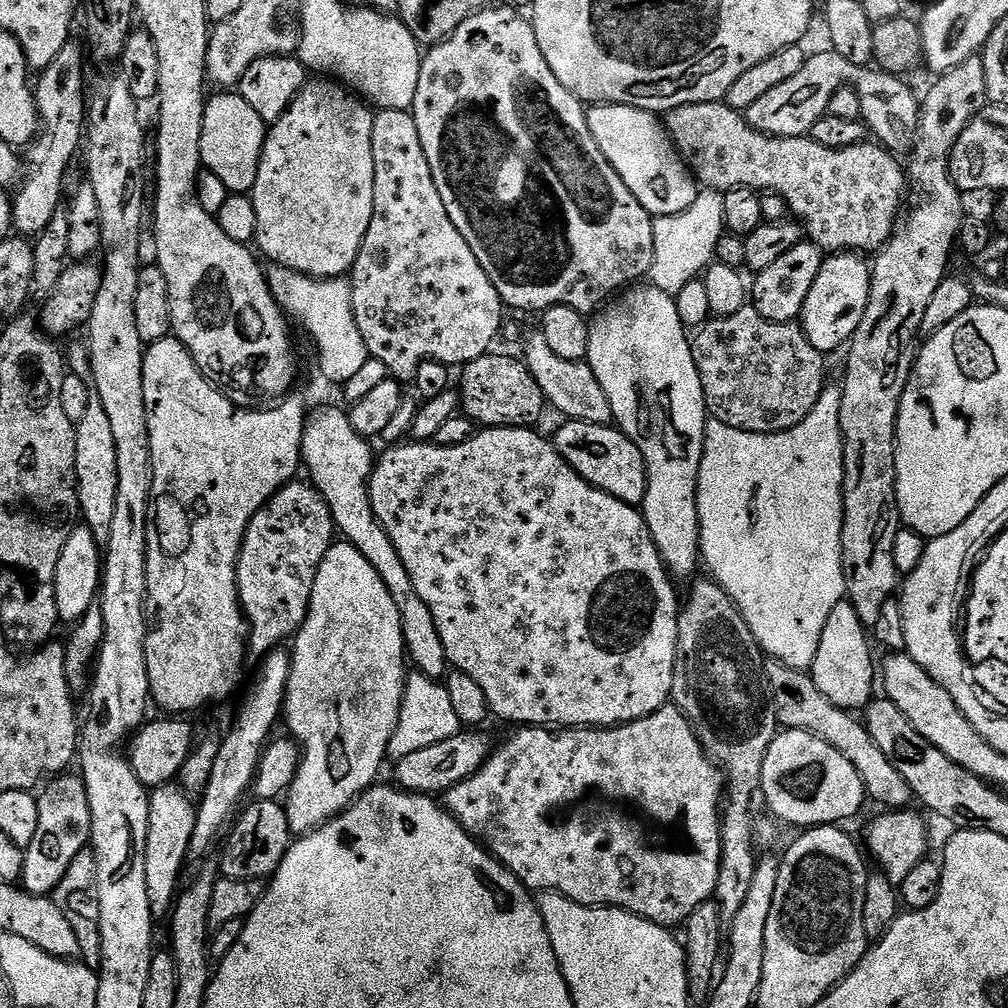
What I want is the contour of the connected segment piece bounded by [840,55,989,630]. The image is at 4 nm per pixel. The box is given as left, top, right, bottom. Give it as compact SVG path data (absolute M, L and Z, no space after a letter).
M974 55L969 60L962 62L958 67L937 75L935 79L936 85L934 85L925 96L922 96L920 123L918 125L918 131L914 137L914 143L910 148L912 165L909 163L906 168L911 183L914 185L914 188L916 184L917 190L924 195L924 200L918 201L912 209L910 209L911 207L907 209L902 223L897 227L896 231L893 232L892 236L888 239L887 244L885 244L879 252L875 253L874 263L871 265L872 289L870 290L870 302L866 306L866 314L862 314L862 322L858 322L858 330L852 335L852 339L846 348L846 353L848 352L848 369L844 372L844 384L842 383L842 410L840 411L840 429L842 430L842 438L844 439L844 521L842 522L842 566L844 567L844 590L846 598L854 606L854 610L858 610L858 618L862 618L865 628L869 630L875 629L878 618L882 615L882 606L886 606L886 602L893 599L898 592L898 580L896 584L898 573L894 566L894 538L898 538L898 534L902 527L902 521L900 518L900 511L898 510L898 498L896 497L896 423L898 422L898 414L900 413L902 394L908 385L908 379L912 373L912 365L916 363L916 357L918 355L918 340L916 344L916 336L918 337L918 333L920 332L922 318L926 318L926 306L930 306L930 298L934 298L934 290L938 290L938 286L949 275L948 259L952 256L952 248L954 252L954 245L957 243L960 234L960 224L964 221L966 215L966 209L964 209L965 197L962 195L960 189L956 187L956 183L952 181L952 175L948 169L948 159L954 150L954 146L958 142L958 138L962 134L962 130L966 130L966 126L989 103L988 91L986 90L986 70L984 69L984 61L979 55Z

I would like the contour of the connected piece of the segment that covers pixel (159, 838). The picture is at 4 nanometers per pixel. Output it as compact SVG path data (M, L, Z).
M179 783L164 784L160 788L151 789L150 822L146 830L146 898L150 898L150 910L153 917L164 917L172 910L174 901L181 889L180 874L184 870L184 863L190 860L190 842L194 838L196 825L196 809L193 797L180 787Z

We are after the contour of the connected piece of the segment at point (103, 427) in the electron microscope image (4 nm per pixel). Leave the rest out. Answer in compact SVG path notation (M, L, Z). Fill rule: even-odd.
M94 394L86 414L75 421L76 426L76 493L83 527L94 534L94 542L105 549L110 542L114 509L118 503L118 450L114 450L114 433L110 417L102 410L102 402Z

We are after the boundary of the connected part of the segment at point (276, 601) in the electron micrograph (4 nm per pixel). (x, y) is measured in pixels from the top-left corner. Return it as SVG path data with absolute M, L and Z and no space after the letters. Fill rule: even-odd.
M293 482L285 484L283 488L279 488L277 492L266 502L266 506L262 506L262 510L258 510L258 514L254 514L254 518L250 522L250 526L244 535L244 541L240 547L240 563L236 565L236 585L238 586L238 594L240 595L240 607L244 610L244 618L246 621L246 648L249 653L252 652L256 658L263 658L269 652L277 651L281 647L280 644L284 639L295 637L304 624L304 619L308 613L310 606L310 598L314 590L314 578L318 574L318 566L322 562L322 558L326 558L326 550L334 542L334 525L332 515L330 514L330 506L326 506L326 502L322 498L322 494L311 483Z

